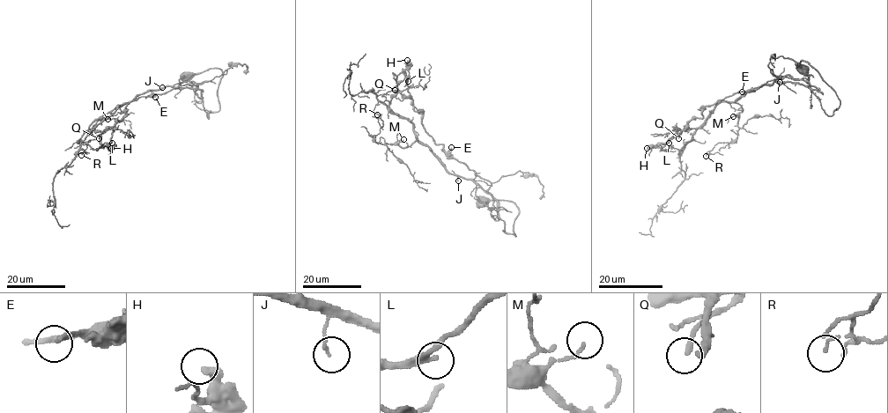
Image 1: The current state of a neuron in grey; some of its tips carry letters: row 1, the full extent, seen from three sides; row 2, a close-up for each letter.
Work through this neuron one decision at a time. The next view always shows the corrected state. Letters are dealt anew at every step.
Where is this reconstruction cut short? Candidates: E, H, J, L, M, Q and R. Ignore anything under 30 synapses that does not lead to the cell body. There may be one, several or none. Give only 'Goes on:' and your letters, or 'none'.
Goes on: E

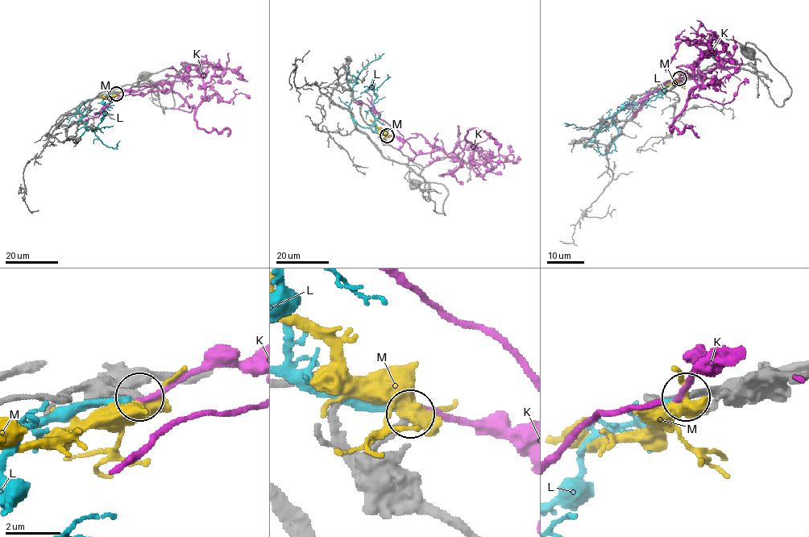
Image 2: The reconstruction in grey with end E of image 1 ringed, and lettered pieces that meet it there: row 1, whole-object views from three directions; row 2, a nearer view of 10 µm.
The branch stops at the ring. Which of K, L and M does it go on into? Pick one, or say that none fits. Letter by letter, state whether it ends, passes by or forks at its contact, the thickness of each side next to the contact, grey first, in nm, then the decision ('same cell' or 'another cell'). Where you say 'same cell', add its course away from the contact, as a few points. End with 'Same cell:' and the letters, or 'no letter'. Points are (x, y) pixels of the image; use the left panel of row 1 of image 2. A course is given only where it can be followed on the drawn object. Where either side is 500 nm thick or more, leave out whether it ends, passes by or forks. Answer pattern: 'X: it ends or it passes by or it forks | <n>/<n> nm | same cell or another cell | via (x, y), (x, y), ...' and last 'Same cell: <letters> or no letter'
K: it ends | 220/200 nm | another cell
L: it ends | 240/300 nm | another cell
M: 240/550 nm | another cell
Same cell: no letter

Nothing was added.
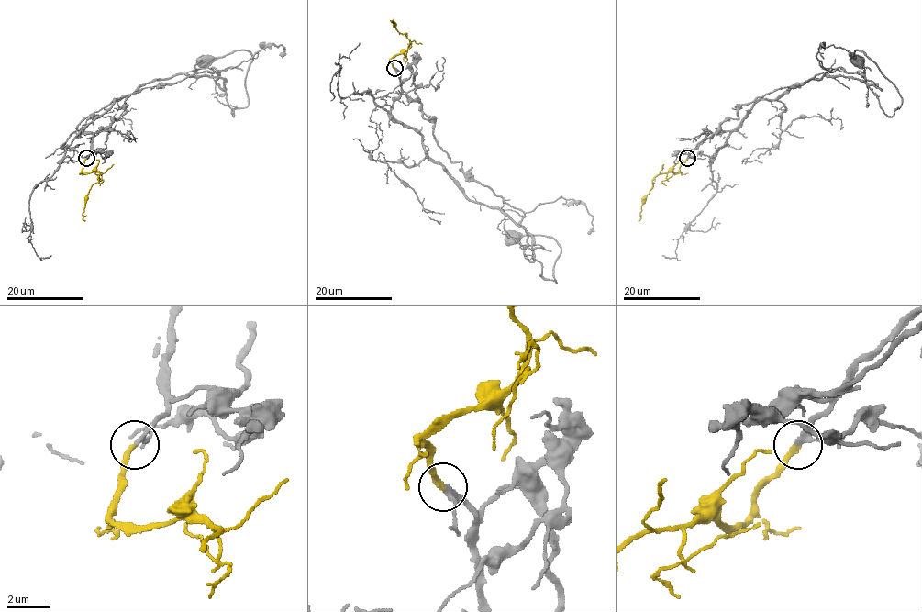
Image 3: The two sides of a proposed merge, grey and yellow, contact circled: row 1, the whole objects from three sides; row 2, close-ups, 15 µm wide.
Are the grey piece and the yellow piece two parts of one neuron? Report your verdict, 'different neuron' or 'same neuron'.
same neuron

